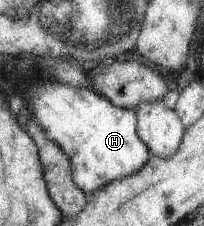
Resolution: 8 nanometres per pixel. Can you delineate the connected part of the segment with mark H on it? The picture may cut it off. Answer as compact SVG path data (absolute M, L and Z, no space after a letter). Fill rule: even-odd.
M43 76L36 81L30 81L30 84L33 87L24 96L27 98L26 107L39 121L40 127L45 130L47 136L54 140L69 157L73 169L73 181L76 188L79 188L84 195L92 194L107 186L108 183L134 174L148 162L150 153L147 151L147 145L138 137L136 128L138 117L134 110L118 108L110 100L95 94L92 90L80 90L58 84L53 80L44 79Z

